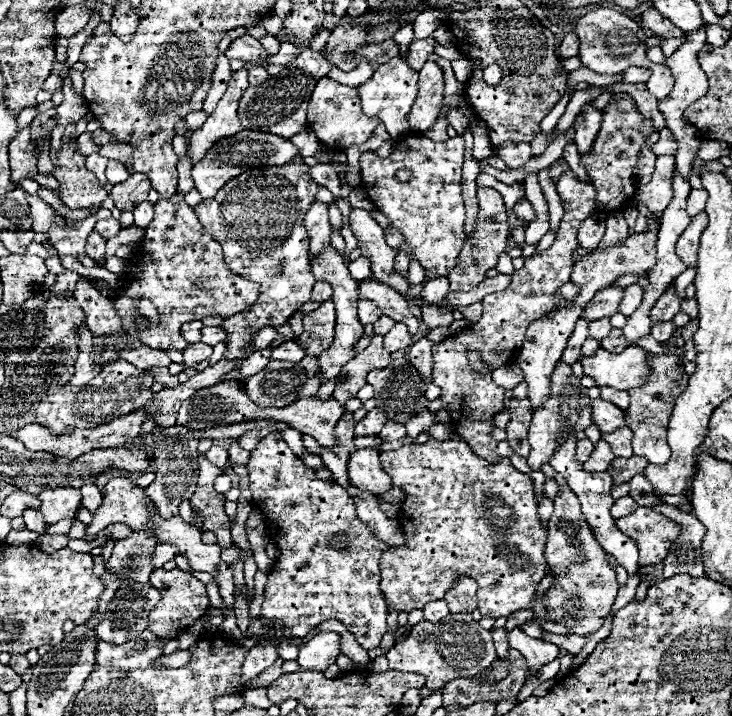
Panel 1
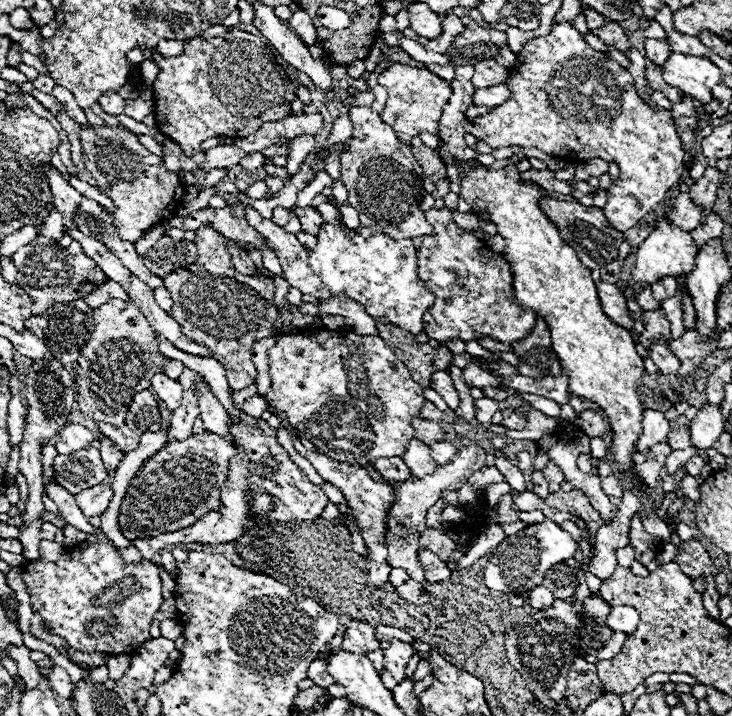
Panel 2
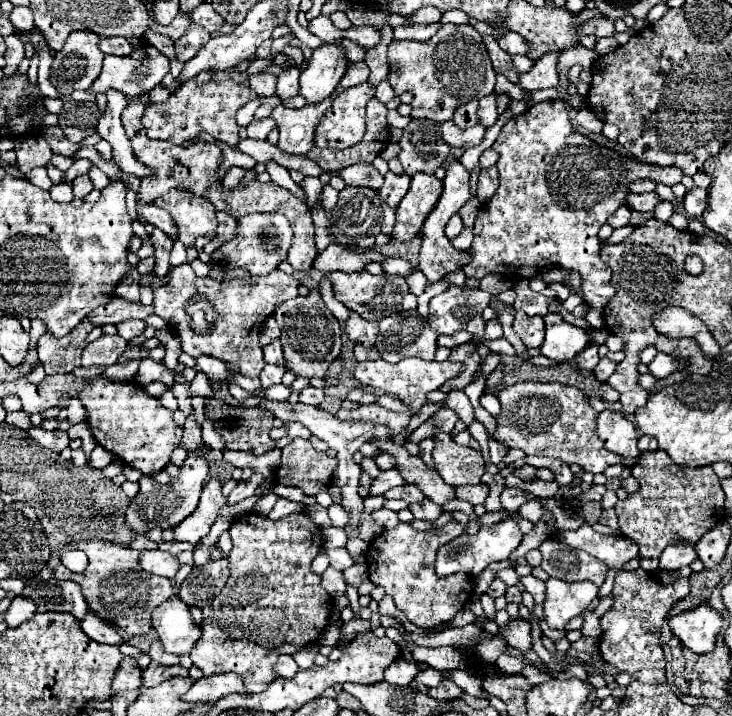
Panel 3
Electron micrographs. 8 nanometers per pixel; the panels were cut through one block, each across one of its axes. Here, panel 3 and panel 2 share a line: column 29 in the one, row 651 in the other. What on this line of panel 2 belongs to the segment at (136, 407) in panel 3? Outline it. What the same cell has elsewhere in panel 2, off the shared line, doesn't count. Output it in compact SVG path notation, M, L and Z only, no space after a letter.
M390 640L388 650L384 654L384 670L382 670L382 682L386 688L394 690L400 682L404 682L404 670L408 660L412 658L412 646L404 644L400 640Z

